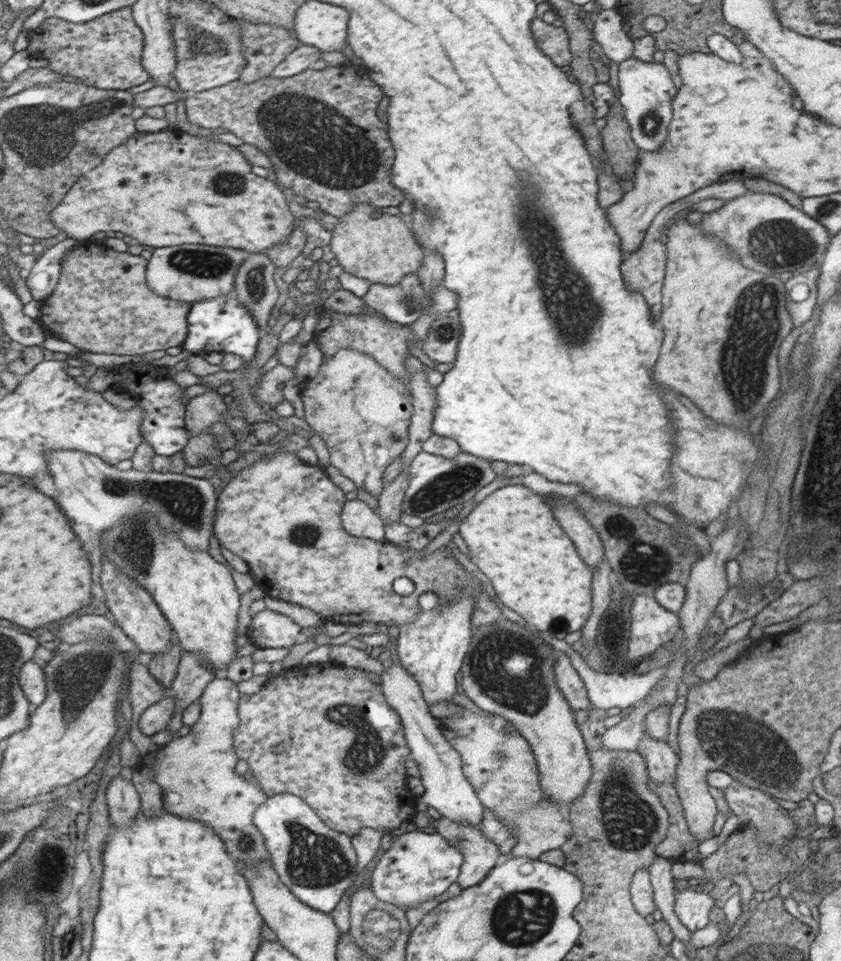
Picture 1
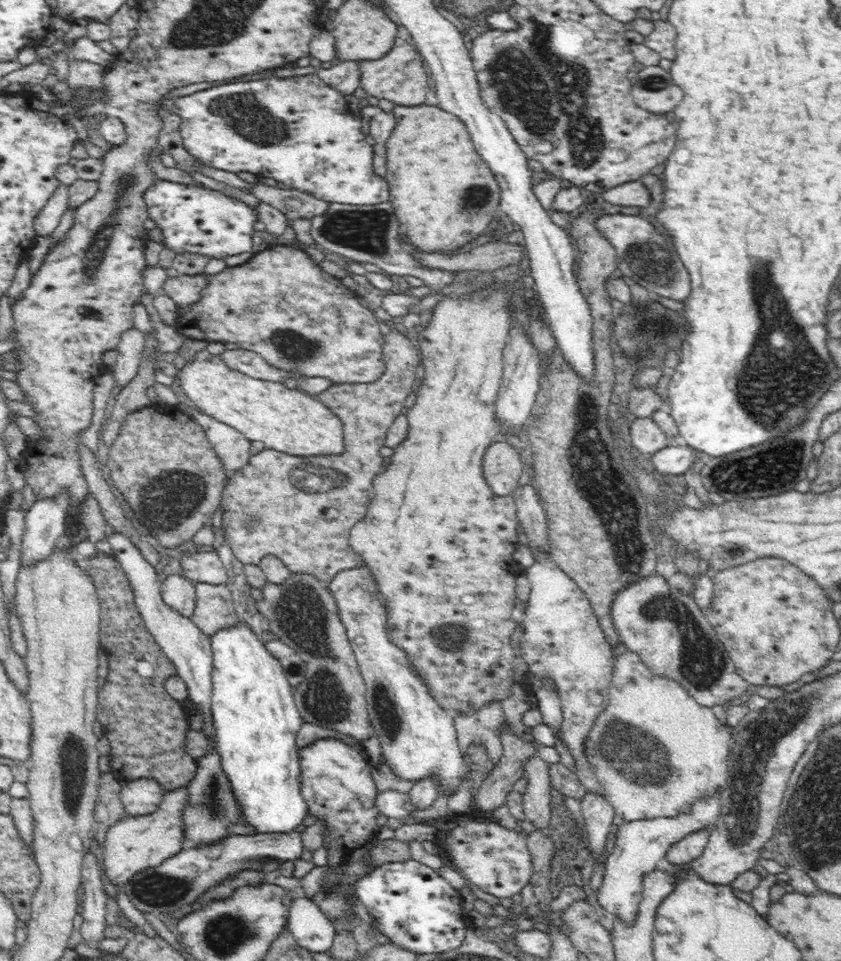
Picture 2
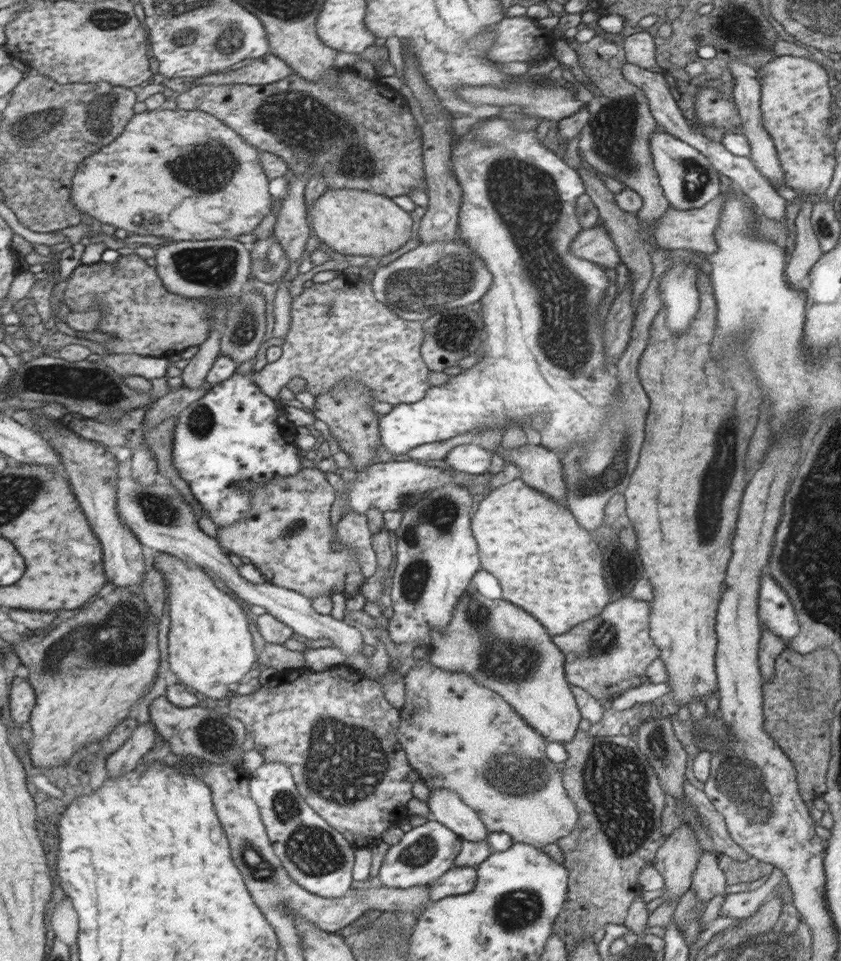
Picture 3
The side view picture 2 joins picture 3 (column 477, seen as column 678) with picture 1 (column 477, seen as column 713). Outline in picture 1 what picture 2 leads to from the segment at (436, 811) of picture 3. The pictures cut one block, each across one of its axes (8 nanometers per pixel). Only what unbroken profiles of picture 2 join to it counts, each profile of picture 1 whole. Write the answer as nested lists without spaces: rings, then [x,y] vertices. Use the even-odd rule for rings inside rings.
[[[379,632],[371,635],[364,635],[361,641],[370,646],[387,647],[387,655],[392,659],[393,664],[380,676],[380,688],[386,696],[390,706],[400,714],[400,720],[405,730],[405,739],[410,748],[411,758],[416,761],[420,771],[420,779],[425,788],[423,795],[414,805],[414,810],[426,814],[427,808],[436,808],[442,817],[448,818],[460,825],[468,827],[478,826],[483,820],[483,813],[486,811],[478,798],[474,787],[463,773],[461,758],[457,750],[446,740],[446,736],[440,730],[440,719],[430,714],[428,704],[420,691],[420,683],[406,672],[406,668],[400,666],[397,646],[390,644],[389,636]]]

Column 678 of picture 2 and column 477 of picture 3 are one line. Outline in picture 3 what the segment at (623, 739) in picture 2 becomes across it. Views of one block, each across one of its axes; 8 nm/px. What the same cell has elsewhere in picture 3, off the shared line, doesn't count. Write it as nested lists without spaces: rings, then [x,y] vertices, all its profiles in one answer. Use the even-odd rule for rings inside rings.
[[[431,662],[412,668],[410,673],[404,676],[405,705],[401,709],[400,728],[397,738],[403,746],[407,761],[418,772],[420,778],[428,785],[430,792],[440,789],[452,789],[459,794],[461,801],[466,804],[476,816],[482,820],[489,833],[503,832],[510,835],[513,843],[528,844],[536,849],[544,849],[546,845],[557,843],[558,839],[570,836],[573,828],[578,823],[578,810],[567,795],[561,777],[560,765],[550,761],[546,753],[549,741],[538,734],[498,693],[474,682],[470,676],[463,672],[446,672]]]

